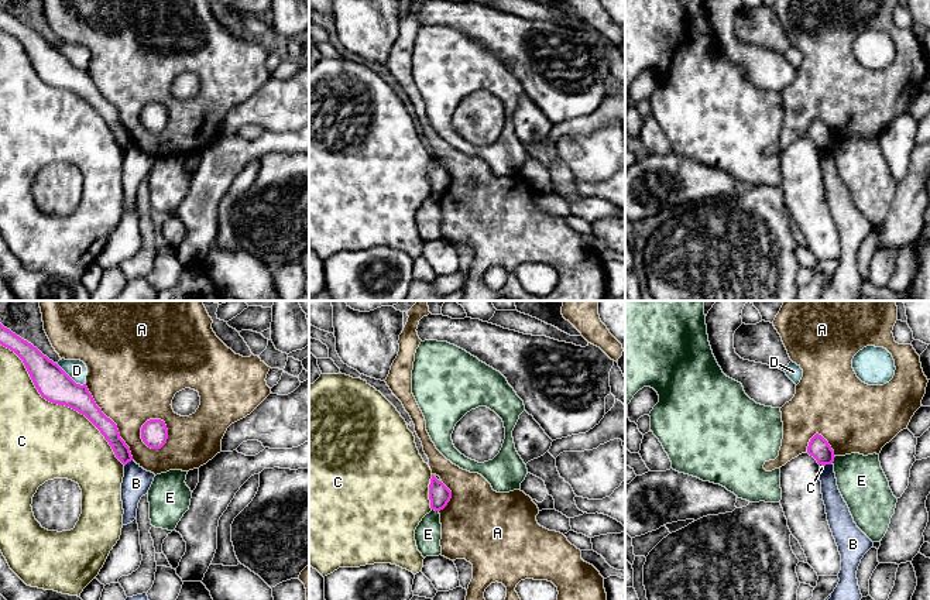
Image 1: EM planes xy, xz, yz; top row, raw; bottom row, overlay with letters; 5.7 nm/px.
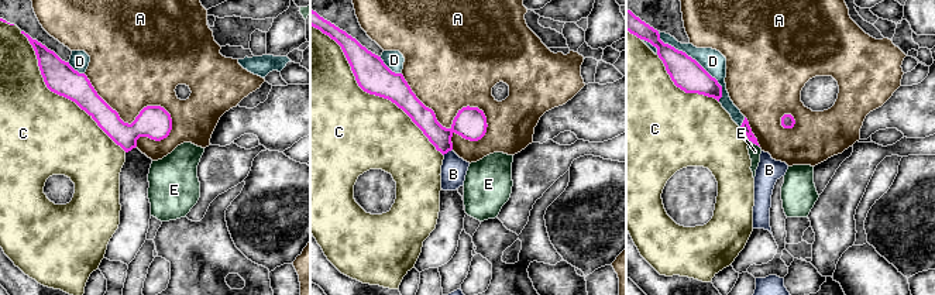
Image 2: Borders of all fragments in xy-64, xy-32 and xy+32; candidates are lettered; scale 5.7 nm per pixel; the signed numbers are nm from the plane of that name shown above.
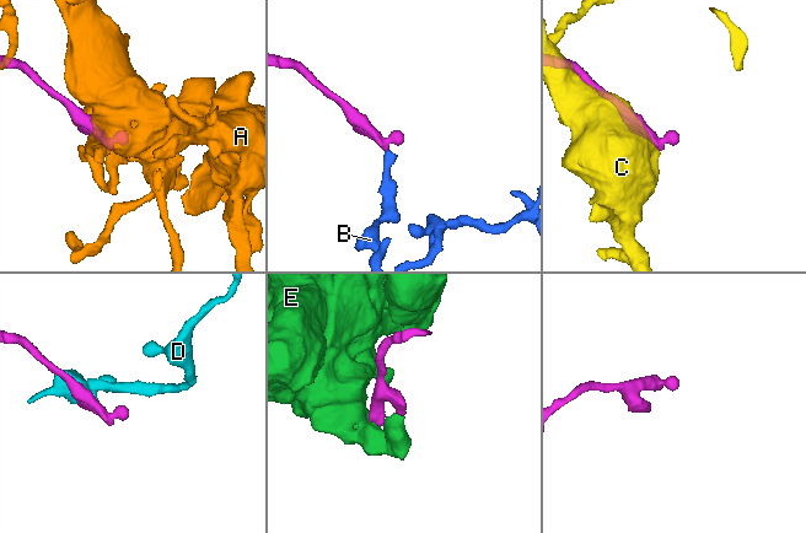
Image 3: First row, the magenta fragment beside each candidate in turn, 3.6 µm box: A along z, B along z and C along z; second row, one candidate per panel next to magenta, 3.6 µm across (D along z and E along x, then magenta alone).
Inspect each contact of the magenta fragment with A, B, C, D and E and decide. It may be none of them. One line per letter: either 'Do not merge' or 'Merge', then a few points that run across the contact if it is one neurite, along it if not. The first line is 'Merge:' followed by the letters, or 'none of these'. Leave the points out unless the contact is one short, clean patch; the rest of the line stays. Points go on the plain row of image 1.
Merge: none of these
A: Do not merge
B: Do not merge
C: Do not merge
D: Do not merge
E: Do not merge

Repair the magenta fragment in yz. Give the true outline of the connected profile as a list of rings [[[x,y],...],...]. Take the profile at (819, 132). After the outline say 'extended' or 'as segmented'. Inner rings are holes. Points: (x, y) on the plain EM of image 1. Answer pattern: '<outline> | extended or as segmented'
[[[816,117],[807,130],[807,137],[813,140],[819,148],[831,148],[834,145],[834,134],[828,126],[819,117]]] | as segmented

